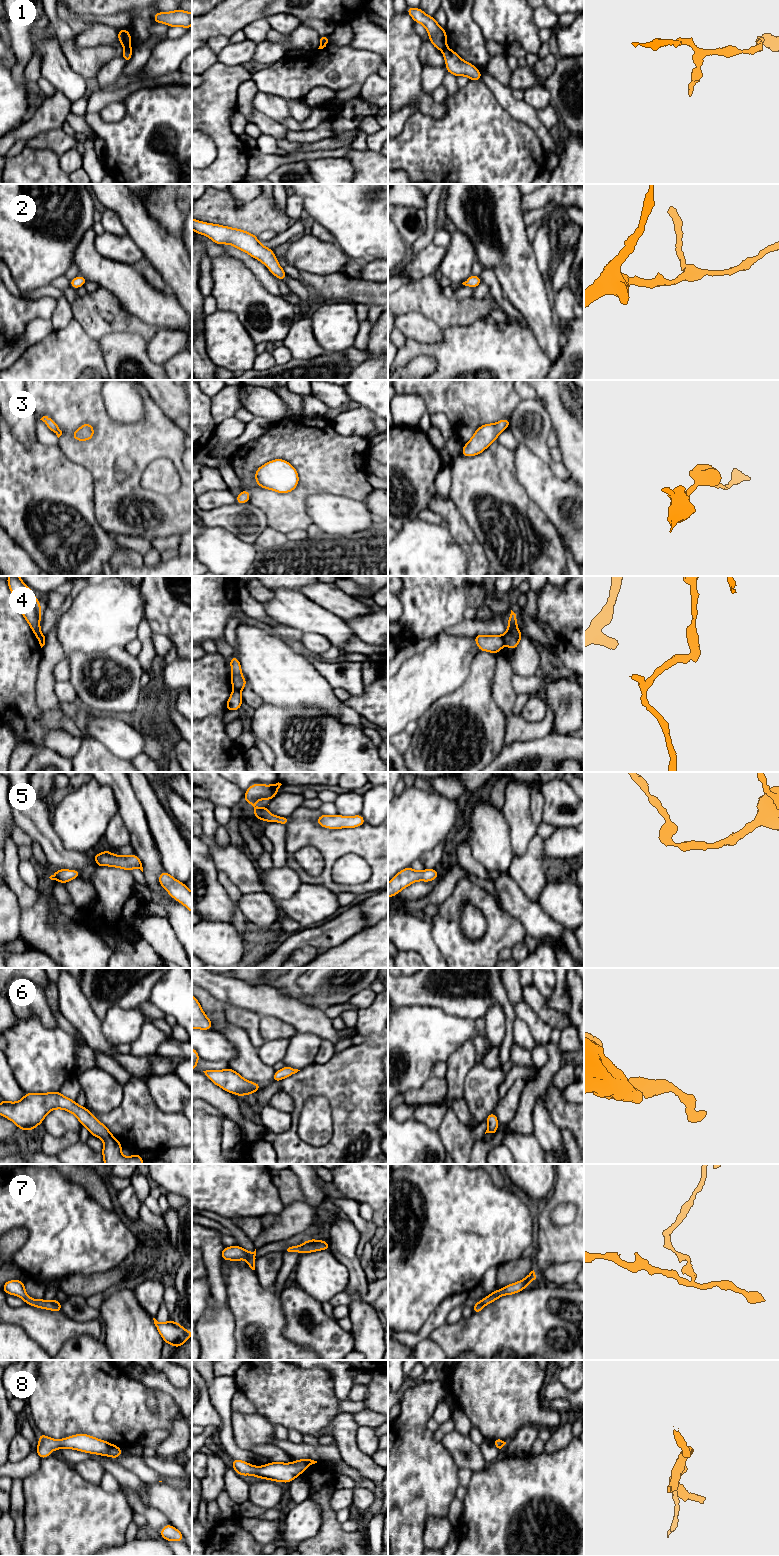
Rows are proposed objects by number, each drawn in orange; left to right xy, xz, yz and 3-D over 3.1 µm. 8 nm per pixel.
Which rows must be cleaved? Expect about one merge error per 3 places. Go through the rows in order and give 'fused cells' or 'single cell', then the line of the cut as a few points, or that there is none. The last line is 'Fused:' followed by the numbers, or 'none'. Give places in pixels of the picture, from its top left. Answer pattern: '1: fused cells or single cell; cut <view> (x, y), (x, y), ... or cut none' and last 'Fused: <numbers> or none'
1: fused cells; cut xy (124, 48), (131, 49)
2: single cell; cut none
3: single cell; cut none
4: fused cells; cut yz (502, 636), (505, 643)
5: single cell; cut none
6: single cell; cut none
7: fused cells; cut xz (254, 1256), (247, 1260)
8: single cell; cut none
Fused: 1, 4, 7

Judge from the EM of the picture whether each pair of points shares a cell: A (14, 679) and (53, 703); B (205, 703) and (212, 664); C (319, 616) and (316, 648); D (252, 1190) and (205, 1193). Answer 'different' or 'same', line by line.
A: different
B: same
C: different
D: same

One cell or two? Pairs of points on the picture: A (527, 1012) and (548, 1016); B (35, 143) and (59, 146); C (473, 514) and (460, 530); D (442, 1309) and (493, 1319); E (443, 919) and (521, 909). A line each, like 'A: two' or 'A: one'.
A: two
B: one
C: two
D: two
E: two

